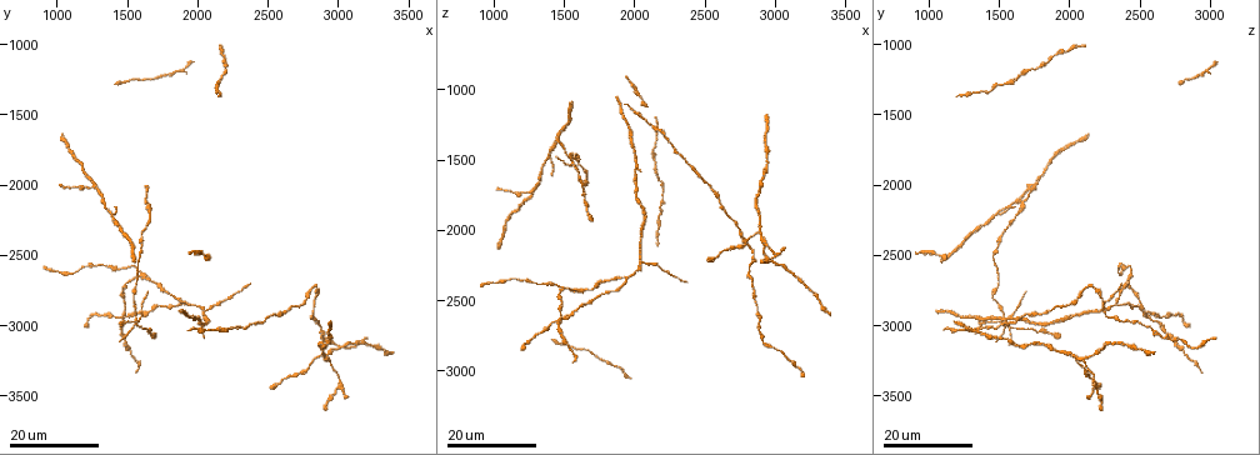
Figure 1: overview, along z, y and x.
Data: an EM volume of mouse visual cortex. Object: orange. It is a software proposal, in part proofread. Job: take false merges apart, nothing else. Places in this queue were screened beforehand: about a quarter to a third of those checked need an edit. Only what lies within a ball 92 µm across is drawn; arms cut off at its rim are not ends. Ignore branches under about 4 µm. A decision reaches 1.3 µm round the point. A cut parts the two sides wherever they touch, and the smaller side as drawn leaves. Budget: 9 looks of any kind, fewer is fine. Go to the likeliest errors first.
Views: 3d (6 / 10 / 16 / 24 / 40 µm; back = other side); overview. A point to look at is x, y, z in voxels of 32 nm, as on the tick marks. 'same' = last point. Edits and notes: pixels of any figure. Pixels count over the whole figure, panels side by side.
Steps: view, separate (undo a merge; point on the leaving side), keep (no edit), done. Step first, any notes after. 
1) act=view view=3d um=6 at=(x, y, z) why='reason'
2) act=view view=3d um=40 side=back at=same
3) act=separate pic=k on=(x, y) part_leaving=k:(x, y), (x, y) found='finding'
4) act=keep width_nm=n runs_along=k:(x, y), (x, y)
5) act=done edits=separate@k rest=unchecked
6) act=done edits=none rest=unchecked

act=view view=3d um=24 at=(1400, 2200, 1480) why='side arm on a straight run'

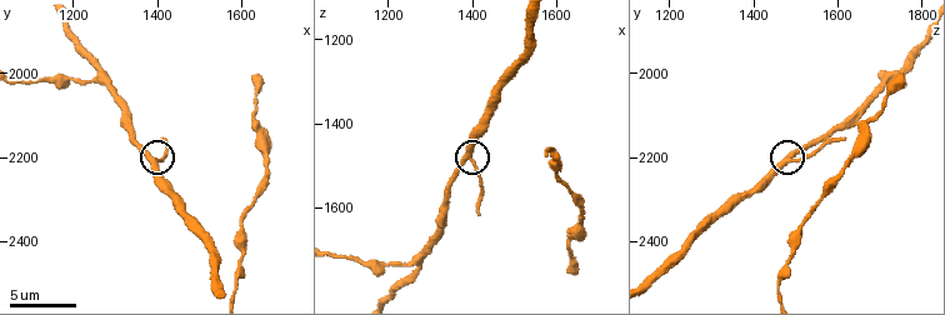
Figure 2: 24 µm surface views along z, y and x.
act=view view=3d um=6 at=(1395, 2210, 1490) why='closer look'

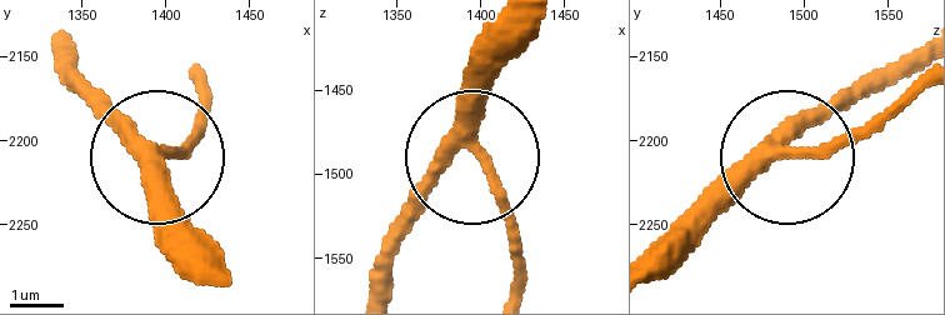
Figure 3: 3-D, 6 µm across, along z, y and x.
act=keep width_nm=310 found='one cell here'

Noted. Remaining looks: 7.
act=view view=3d um=16 at=(1580, 2960, 1500) why='four or more arms meet'

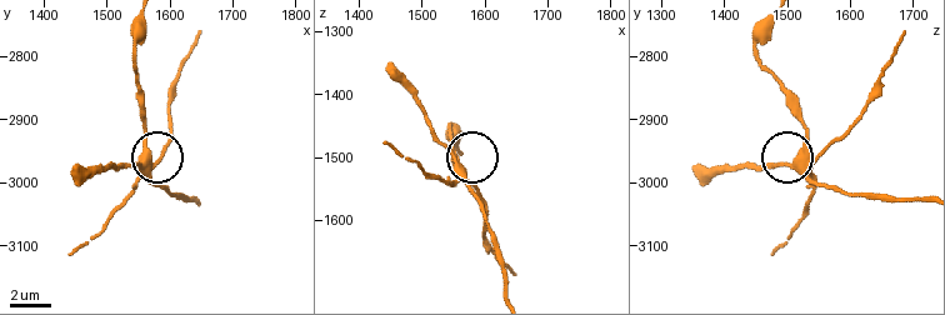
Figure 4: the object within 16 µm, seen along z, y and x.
act=view view=3d um=6 at=(1560, 2965, 1515)

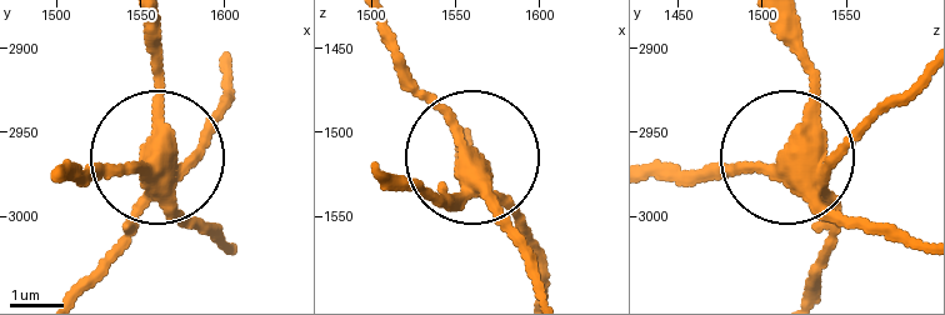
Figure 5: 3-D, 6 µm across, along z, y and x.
act=separate pic=5 on=(214, 131) arms=4 part_leaving=5:(823, 178), (916, 75) found='a second cell is stuck on'

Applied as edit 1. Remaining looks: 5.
act=view view=3d um=16 at=(2880, 3200, 2000) why='a fork'

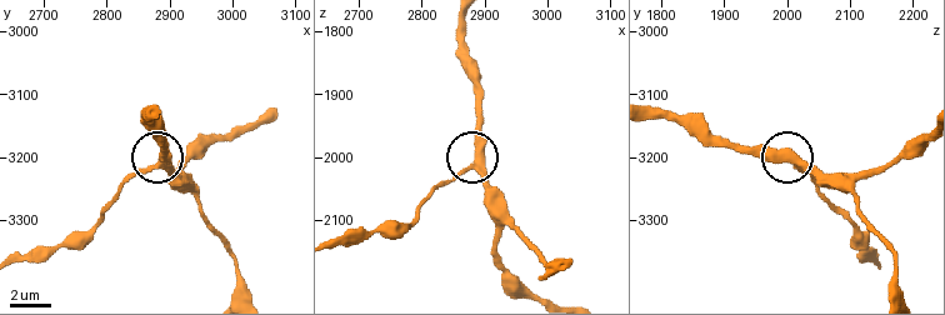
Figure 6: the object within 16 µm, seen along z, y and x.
act=view view=3d um=6 at=(2875, 3210, 2015) why='closer look'

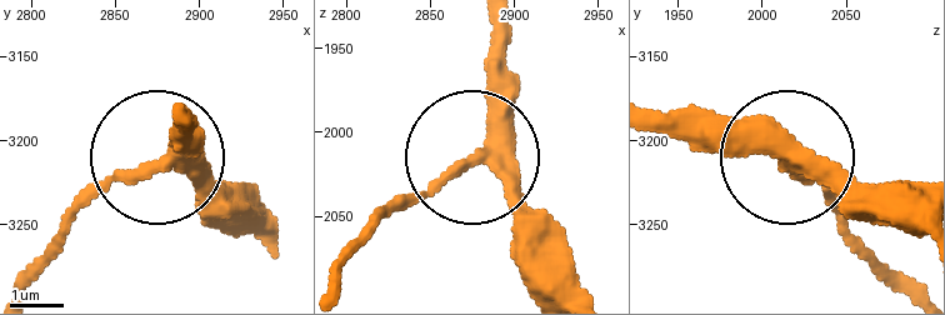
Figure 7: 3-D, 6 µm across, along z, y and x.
act=view view=3d um=6 side=back at=(2874, 3214, 2018)

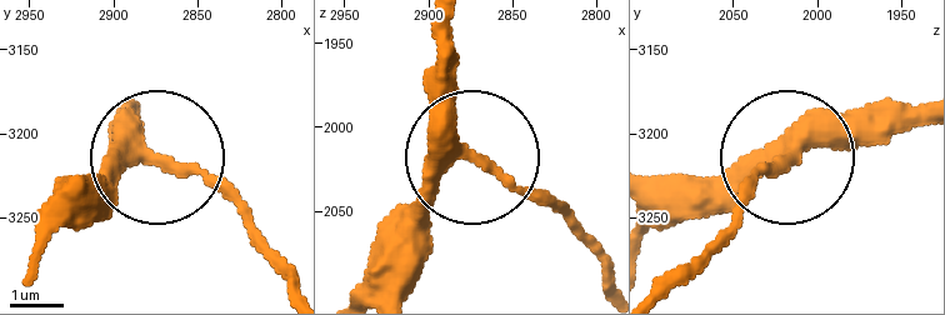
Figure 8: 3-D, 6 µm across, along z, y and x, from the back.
act=keep width_nm=300 found='one cell here'

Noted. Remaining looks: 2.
act=done edits=separate@5 rest=unchecked

